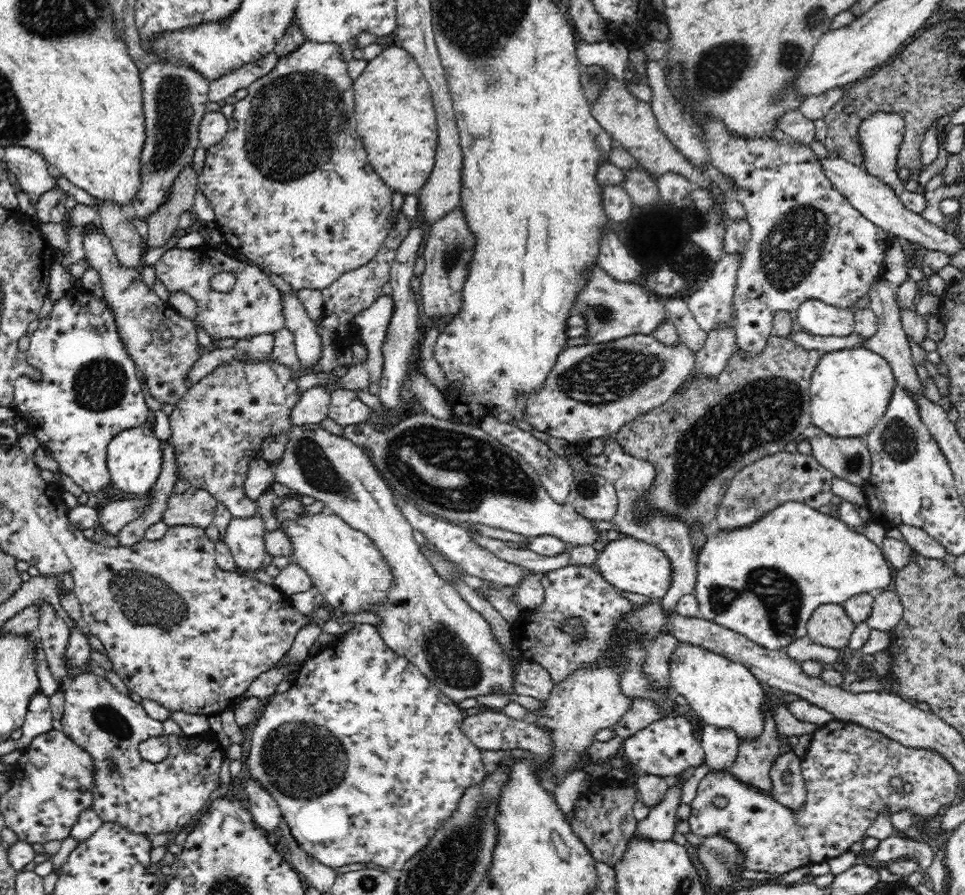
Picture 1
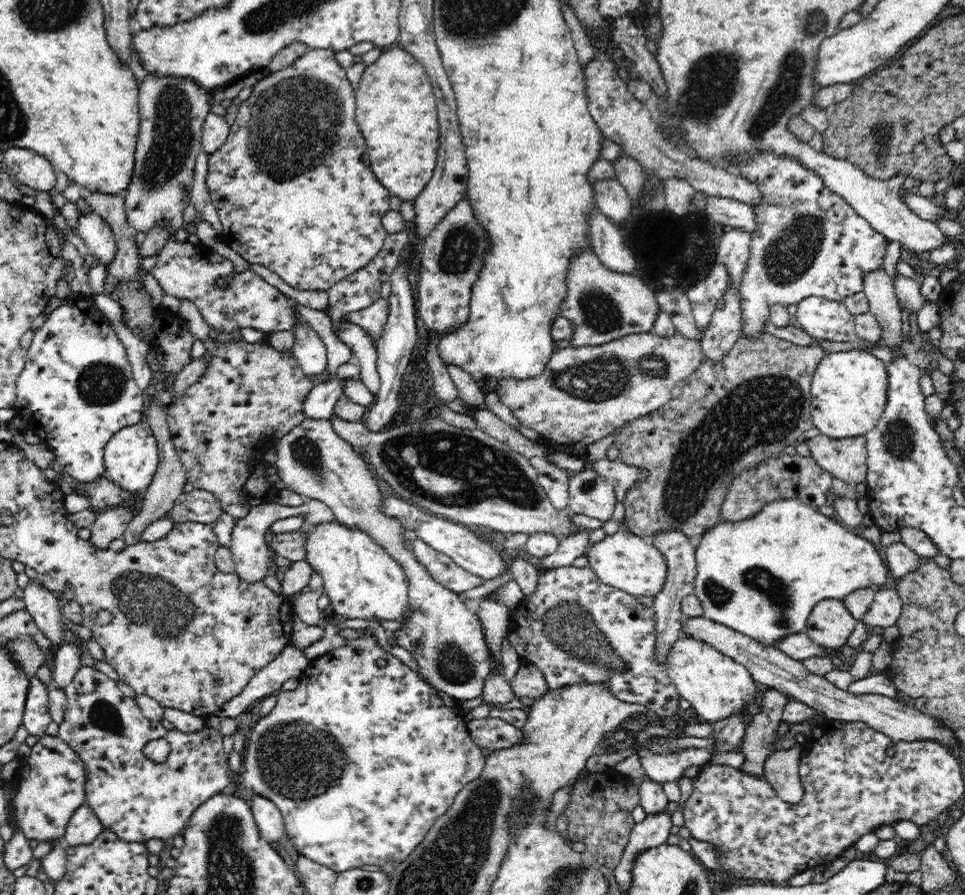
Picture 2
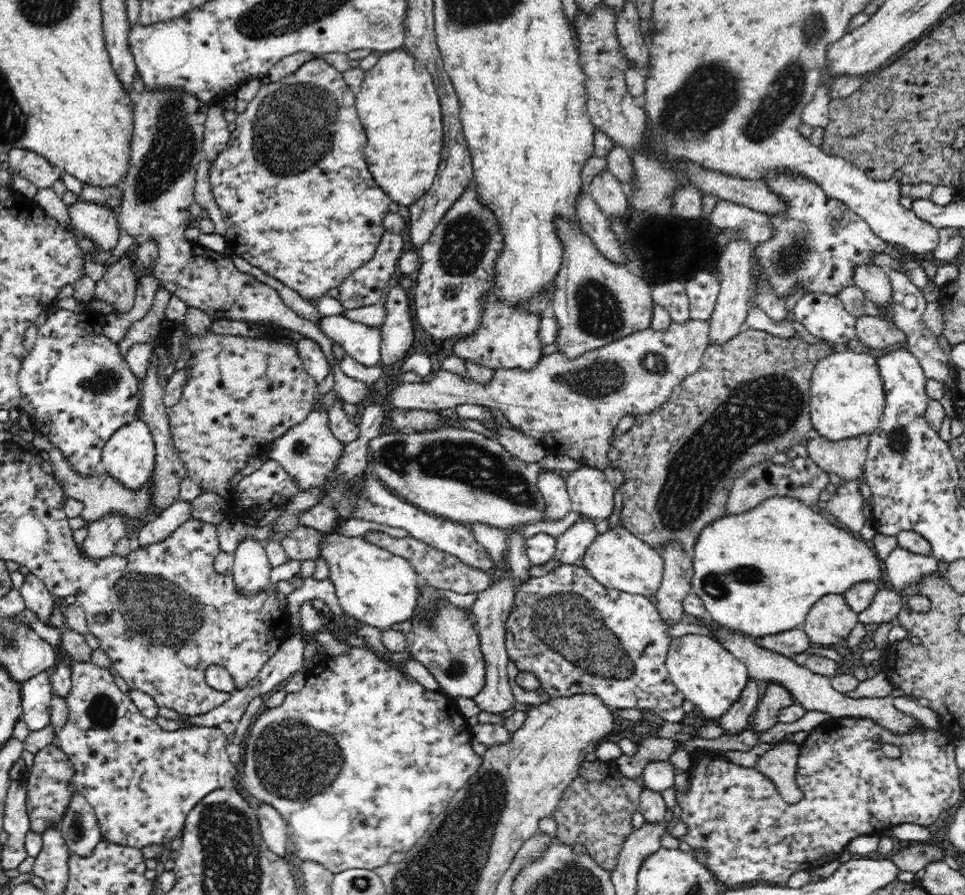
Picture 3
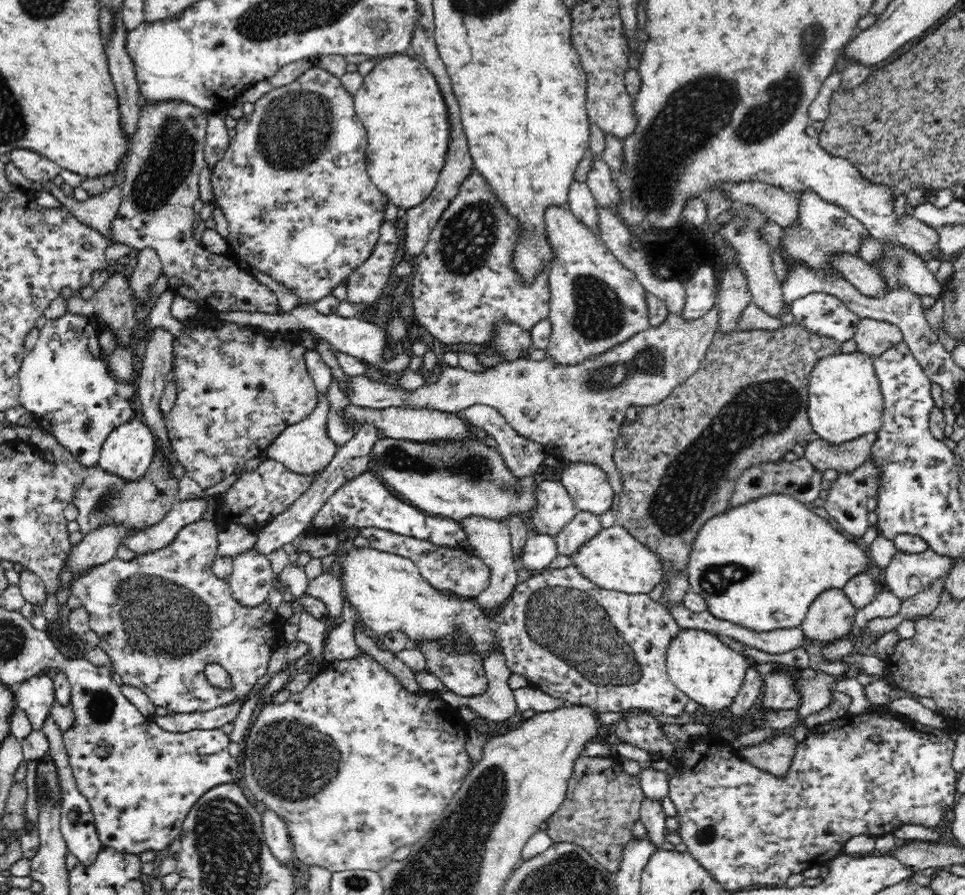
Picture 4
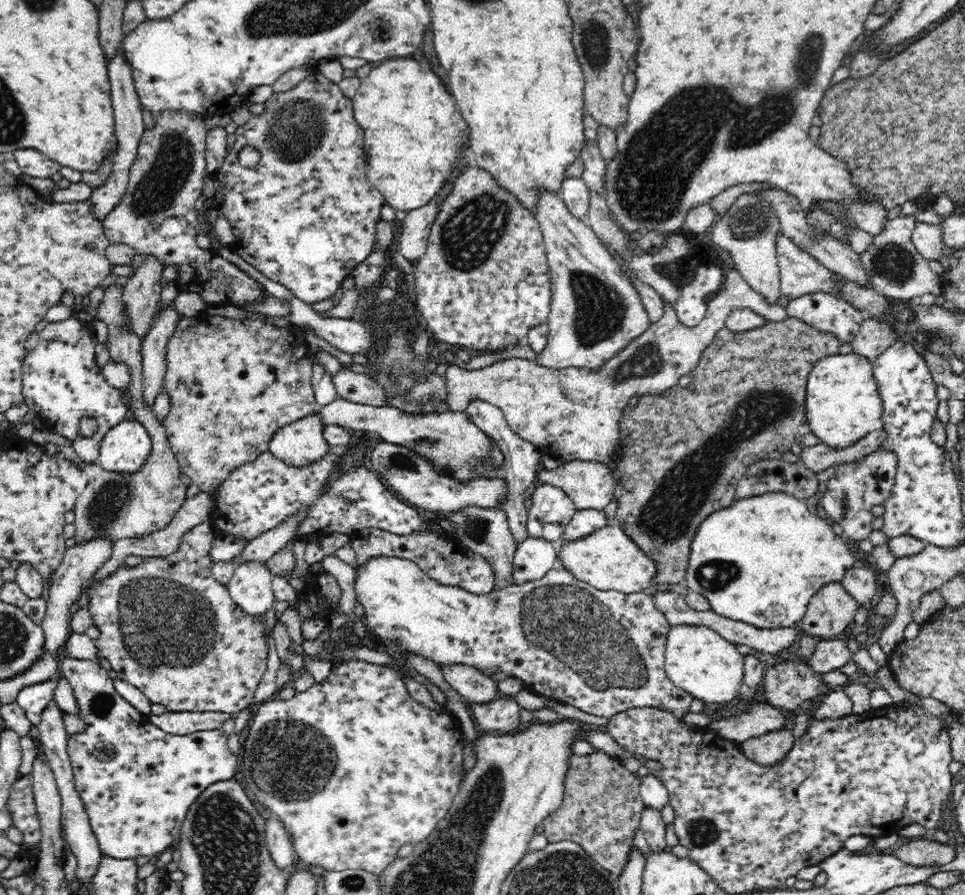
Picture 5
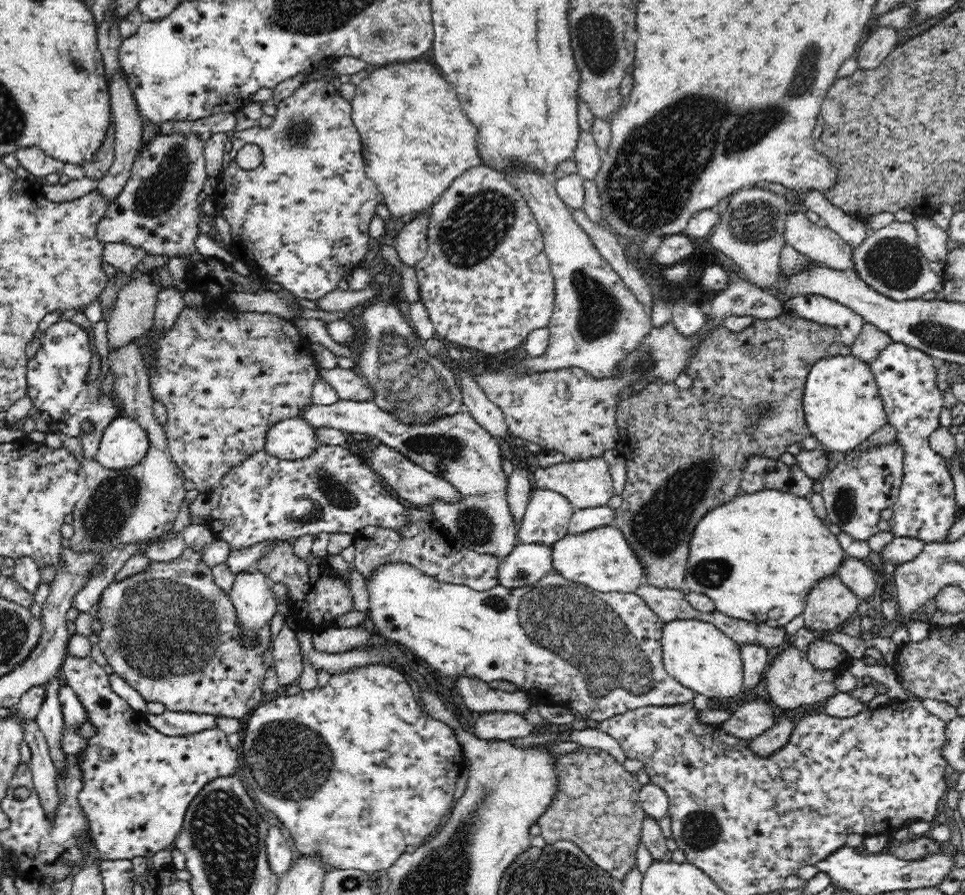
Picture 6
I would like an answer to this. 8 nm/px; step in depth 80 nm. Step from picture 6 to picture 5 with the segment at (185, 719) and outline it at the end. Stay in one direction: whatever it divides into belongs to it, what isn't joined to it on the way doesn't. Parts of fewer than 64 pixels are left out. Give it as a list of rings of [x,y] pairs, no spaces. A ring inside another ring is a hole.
[[[166,710],[166,712],[160,713],[160,716],[150,712],[148,717],[154,726],[168,734],[189,735],[201,730],[222,729],[224,720],[228,720],[231,716],[224,712],[172,712]]]

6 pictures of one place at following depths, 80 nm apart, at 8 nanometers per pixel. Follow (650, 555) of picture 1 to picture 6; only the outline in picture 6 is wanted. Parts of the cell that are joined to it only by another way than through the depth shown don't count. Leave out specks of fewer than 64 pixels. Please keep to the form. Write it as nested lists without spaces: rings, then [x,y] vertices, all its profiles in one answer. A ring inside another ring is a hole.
[[[608,525],[578,534],[568,533],[550,548],[551,570],[566,580],[600,592],[634,593],[638,586],[644,584],[644,569],[618,527]]]

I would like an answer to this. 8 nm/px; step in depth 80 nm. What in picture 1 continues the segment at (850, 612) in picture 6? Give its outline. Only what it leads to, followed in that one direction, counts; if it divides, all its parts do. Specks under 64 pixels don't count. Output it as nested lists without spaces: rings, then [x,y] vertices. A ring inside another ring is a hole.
[[[822,604],[812,612],[807,624],[807,635],[819,645],[839,649],[849,643],[855,622],[842,604]]]

